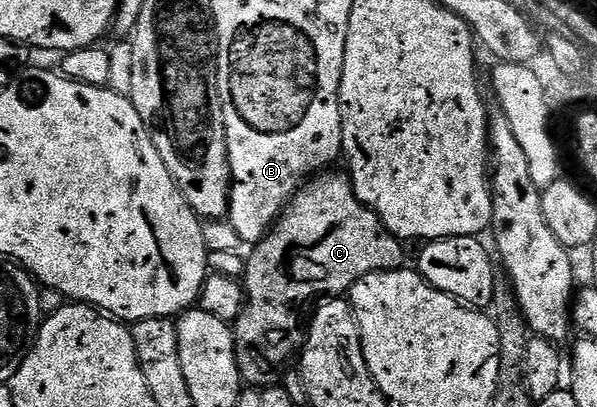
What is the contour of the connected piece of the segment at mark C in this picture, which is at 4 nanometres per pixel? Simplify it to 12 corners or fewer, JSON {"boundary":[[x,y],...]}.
{"boundary":[[321,172],[247,254],[237,363],[284,371],[318,303],[406,265]]}

